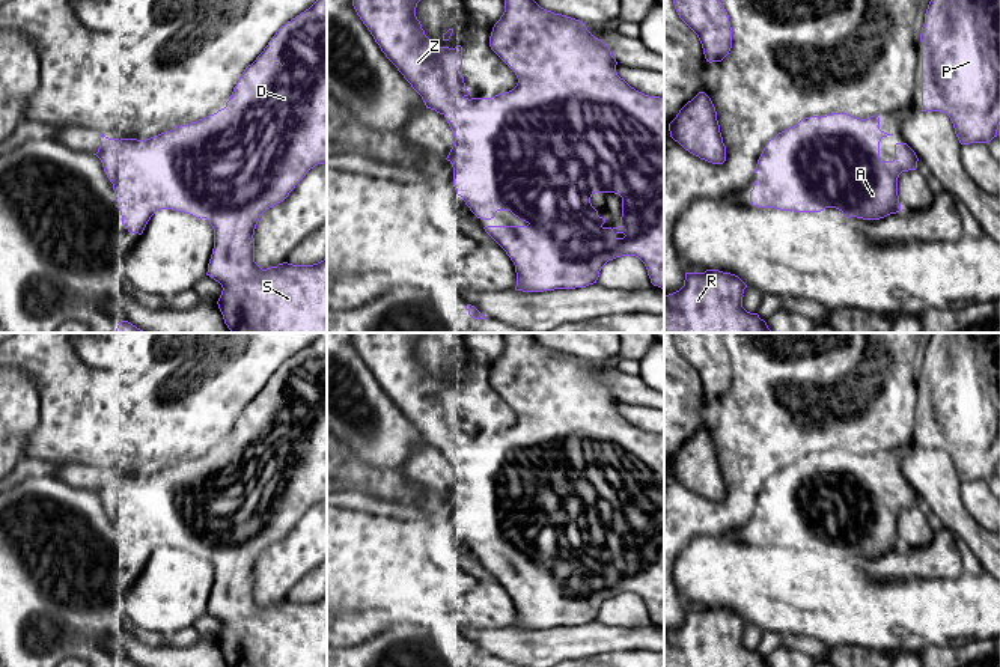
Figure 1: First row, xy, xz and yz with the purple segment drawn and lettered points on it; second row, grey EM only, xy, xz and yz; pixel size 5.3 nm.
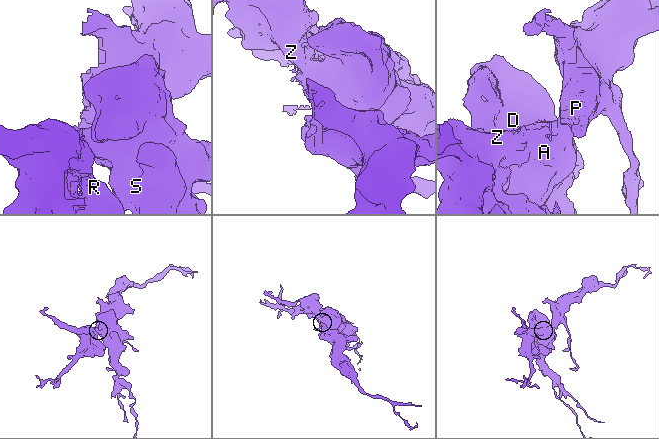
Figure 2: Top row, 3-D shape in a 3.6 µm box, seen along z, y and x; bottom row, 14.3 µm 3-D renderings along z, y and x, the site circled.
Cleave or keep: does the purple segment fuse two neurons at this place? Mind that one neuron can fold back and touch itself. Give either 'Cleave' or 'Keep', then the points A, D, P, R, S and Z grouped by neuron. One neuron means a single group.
Keep. Groups: A D P R S Z

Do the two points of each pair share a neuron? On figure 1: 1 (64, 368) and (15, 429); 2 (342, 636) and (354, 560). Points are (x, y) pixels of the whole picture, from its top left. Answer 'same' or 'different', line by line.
1: different
2: different

